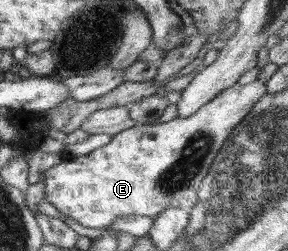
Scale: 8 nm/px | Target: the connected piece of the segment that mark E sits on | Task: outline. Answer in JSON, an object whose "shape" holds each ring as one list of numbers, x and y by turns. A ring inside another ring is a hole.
{"shape":[[260,79,245,85,237,82,187,118,179,116,168,122,151,125,136,123,115,134,108,144,89,154,61,160,59,164,45,170,44,200,87,228,107,229,116,218,125,215,145,215,155,219,169,208,190,211,197,204,201,181,208,175,213,159,218,156,227,136,235,126,240,126,243,118,267,93,267,85]]}

